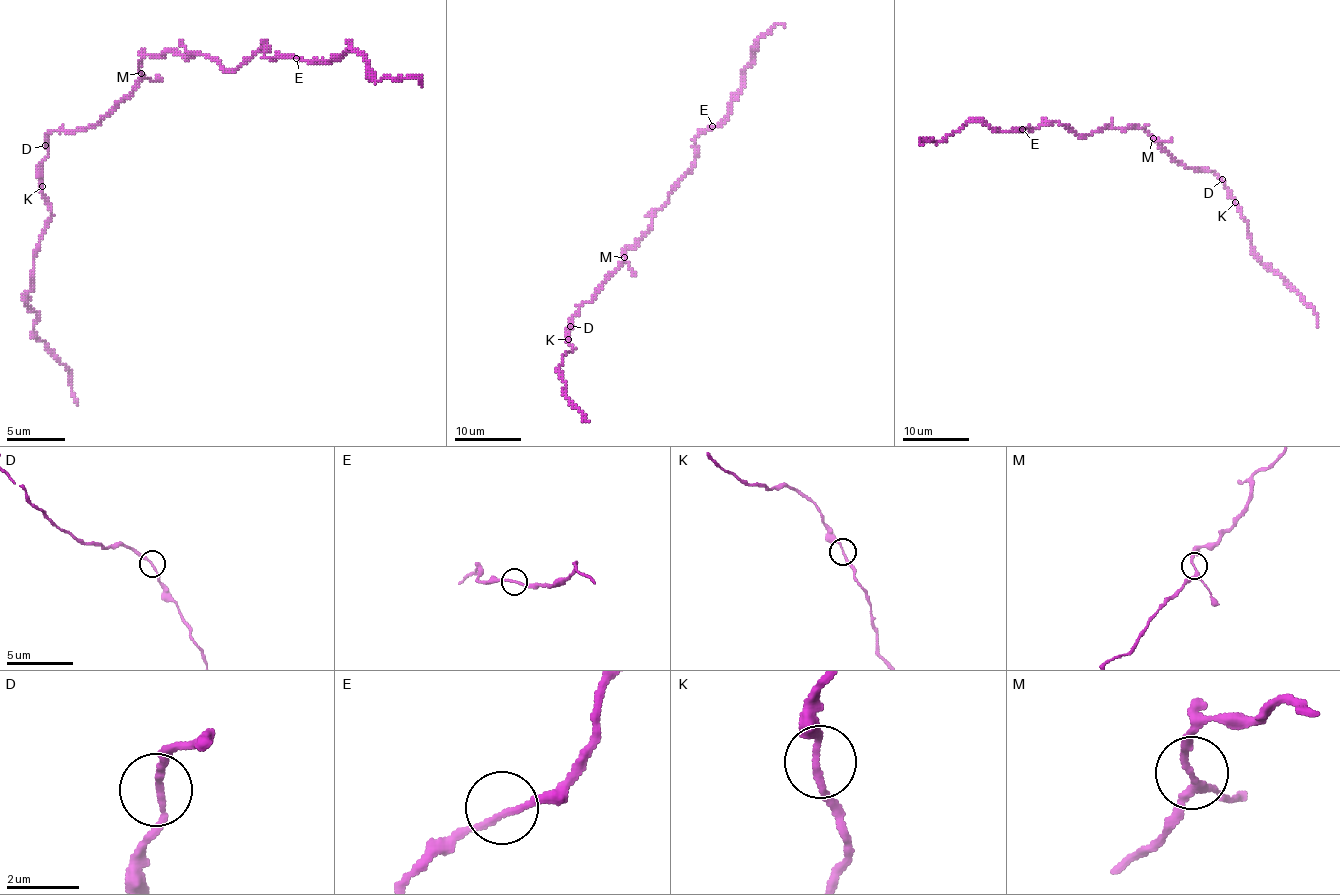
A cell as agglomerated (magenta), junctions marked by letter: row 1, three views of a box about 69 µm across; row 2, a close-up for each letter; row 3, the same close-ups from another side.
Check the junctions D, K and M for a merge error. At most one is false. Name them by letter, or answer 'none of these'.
none of these

